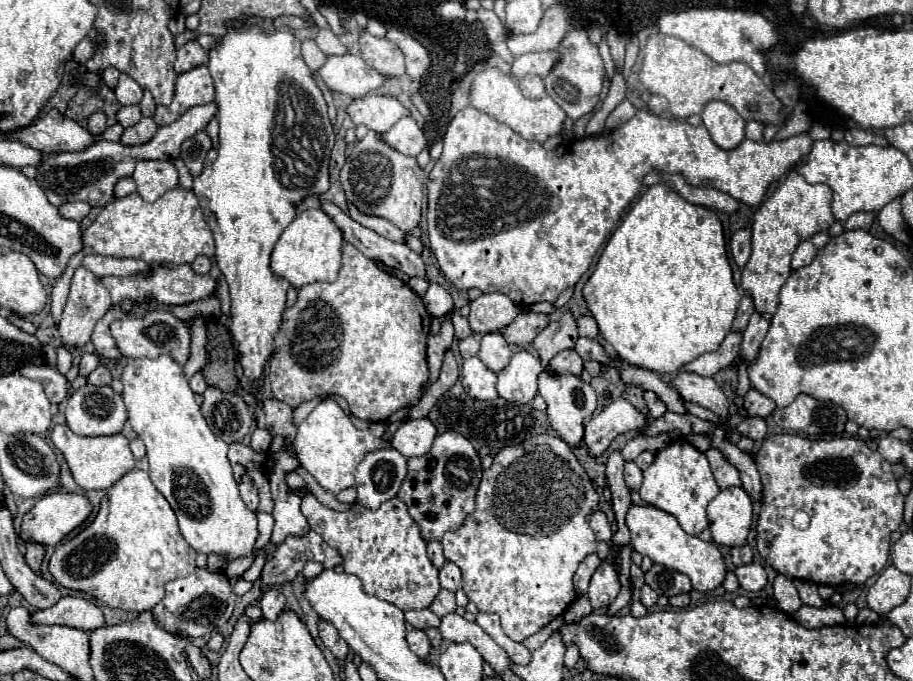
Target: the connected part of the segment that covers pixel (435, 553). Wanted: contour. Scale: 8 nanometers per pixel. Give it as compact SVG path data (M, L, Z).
M429 541L429 543L427 543L427 555L429 555L431 563L433 563L437 569L441 569L441 565L445 563L441 541Z

